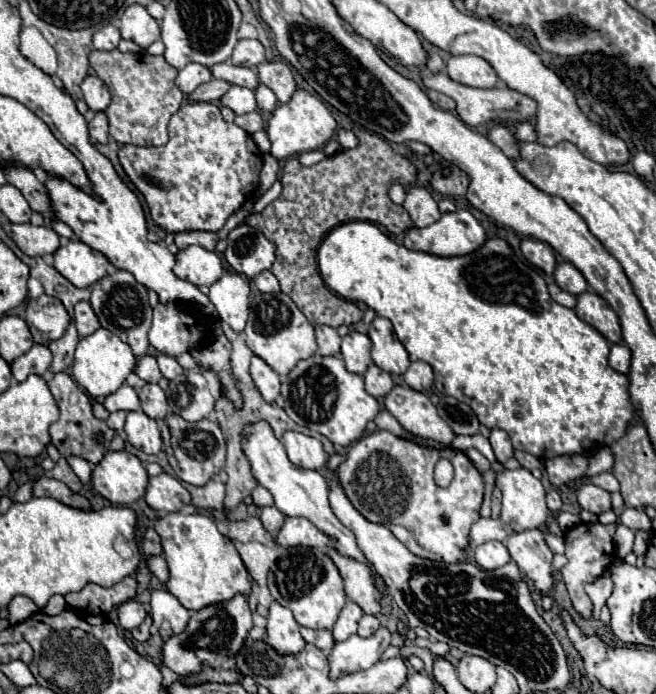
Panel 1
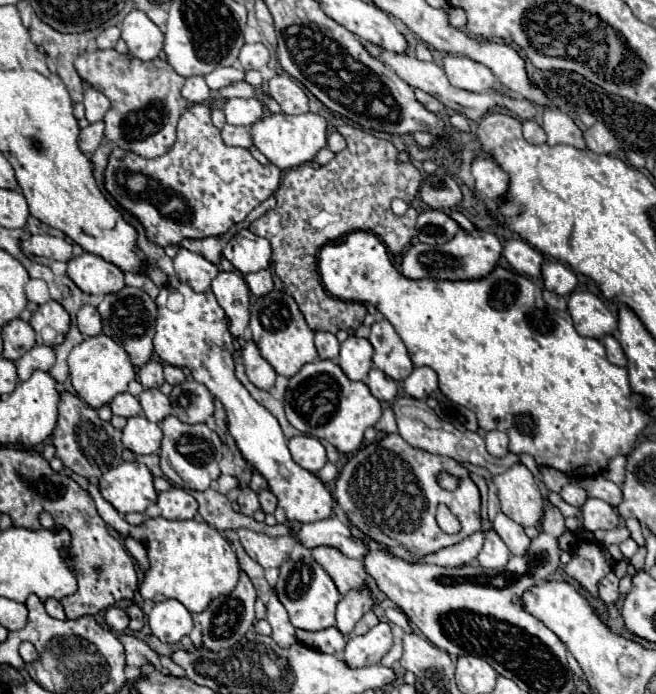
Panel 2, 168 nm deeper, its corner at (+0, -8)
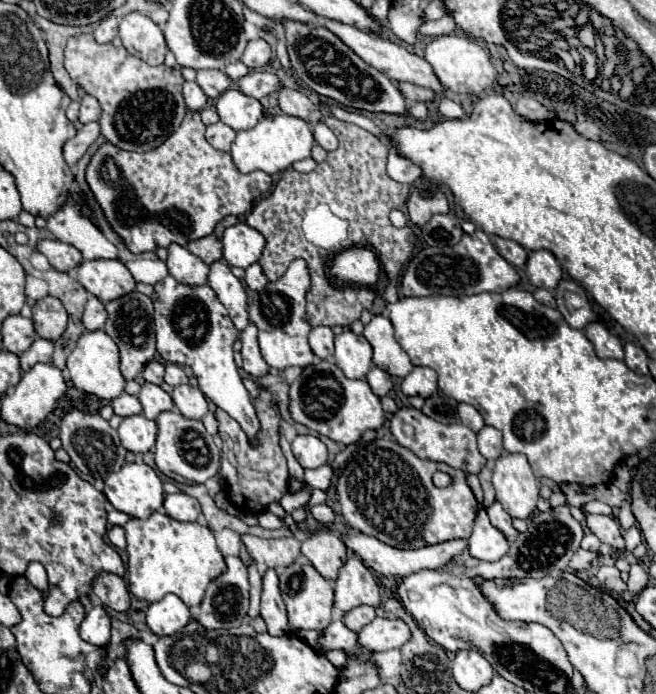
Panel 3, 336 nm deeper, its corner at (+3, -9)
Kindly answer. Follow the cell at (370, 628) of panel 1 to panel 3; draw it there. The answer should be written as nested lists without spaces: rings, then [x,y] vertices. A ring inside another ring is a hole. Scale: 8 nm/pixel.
[[[360,605],[352,611],[348,611],[344,615],[344,623],[346,627],[350,627],[354,633],[358,633],[364,625],[368,625],[372,619],[376,617],[376,609],[374,607],[368,607],[368,605]]]

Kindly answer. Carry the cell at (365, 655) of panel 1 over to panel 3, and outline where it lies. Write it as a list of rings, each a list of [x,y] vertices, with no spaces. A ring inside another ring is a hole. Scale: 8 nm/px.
[[[376,617],[358,633],[358,645],[370,653],[382,653],[404,645],[410,639],[410,631],[400,619]]]

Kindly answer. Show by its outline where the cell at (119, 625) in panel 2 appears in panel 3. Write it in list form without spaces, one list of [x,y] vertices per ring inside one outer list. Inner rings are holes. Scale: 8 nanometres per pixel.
[[[96,605],[80,625],[80,637],[92,645],[106,645],[110,641],[110,615],[104,607]]]

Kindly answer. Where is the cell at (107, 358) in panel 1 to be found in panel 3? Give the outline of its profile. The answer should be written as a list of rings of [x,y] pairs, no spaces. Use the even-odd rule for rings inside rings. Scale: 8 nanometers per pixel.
[[[86,331],[80,335],[74,351],[68,355],[66,367],[70,371],[70,379],[76,389],[96,395],[98,399],[112,401],[116,399],[126,385],[126,379],[120,373],[120,351],[118,345],[104,331]]]

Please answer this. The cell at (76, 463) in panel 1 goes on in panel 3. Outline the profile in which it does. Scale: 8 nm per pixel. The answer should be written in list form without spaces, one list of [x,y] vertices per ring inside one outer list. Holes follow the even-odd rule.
[[[156,511],[146,521],[130,519],[122,525],[122,529],[128,541],[128,585],[142,601],[154,603],[166,593],[174,593],[188,607],[196,607],[202,603],[210,581],[226,571],[224,557],[216,549],[214,533],[200,523],[180,523],[170,519],[166,513]]]

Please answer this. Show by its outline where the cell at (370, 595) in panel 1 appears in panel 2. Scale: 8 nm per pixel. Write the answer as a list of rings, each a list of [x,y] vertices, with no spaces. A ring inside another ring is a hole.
[[[317,546],[311,550],[313,558],[321,568],[333,578],[337,590],[345,594],[345,590],[351,590],[353,586],[361,586],[361,582],[367,582],[367,572],[359,560],[347,558],[333,546]]]

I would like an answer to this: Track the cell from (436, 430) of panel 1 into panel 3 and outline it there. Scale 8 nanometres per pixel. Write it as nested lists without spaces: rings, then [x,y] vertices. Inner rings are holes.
[[[400,407],[390,417],[390,431],[402,447],[414,451],[422,459],[442,461],[442,463],[448,463],[450,467],[456,467],[456,469],[462,469],[468,473],[478,473],[486,465],[486,459],[476,449],[476,433],[470,431],[462,423],[442,425],[442,423],[434,421],[432,417],[426,417],[422,411],[414,409],[414,407]]]

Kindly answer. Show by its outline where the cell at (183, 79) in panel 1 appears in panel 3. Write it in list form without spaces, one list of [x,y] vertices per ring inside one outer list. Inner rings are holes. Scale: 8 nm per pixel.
[[[196,81],[184,83],[184,99],[186,99],[188,109],[192,109],[192,111],[202,111],[206,107],[206,101],[208,101],[208,97],[204,95],[204,91],[198,87]]]

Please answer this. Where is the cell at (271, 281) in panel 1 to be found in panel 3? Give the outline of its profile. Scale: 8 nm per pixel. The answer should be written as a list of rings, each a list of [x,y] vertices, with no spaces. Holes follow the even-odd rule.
[[[254,263],[254,265],[250,265],[250,267],[246,269],[244,281],[246,281],[246,285],[248,285],[252,291],[260,291],[260,289],[268,283],[268,279],[266,279],[266,275],[262,273],[262,267],[260,267],[258,263]]]

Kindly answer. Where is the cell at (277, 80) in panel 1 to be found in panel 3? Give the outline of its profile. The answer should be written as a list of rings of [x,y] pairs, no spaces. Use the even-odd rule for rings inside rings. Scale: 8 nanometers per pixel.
[[[282,87],[278,91],[278,105],[280,109],[286,113],[286,115],[294,115],[294,117],[300,117],[308,123],[318,123],[322,113],[320,113],[320,107],[314,105],[308,95],[304,95],[302,91],[294,89],[294,87]]]

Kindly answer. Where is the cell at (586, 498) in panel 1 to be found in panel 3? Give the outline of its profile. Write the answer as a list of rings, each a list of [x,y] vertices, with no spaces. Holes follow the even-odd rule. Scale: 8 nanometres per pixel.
[[[586,515],[586,527],[604,543],[610,543],[618,549],[618,555],[624,553],[624,539],[620,533],[620,523],[608,515]]]

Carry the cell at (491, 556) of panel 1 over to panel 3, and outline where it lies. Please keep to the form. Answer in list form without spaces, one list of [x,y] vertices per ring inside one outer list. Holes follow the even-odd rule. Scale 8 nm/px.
[[[484,509],[478,511],[476,525],[468,543],[470,543],[468,547],[470,555],[480,561],[498,561],[502,555],[508,553],[508,545],[510,545],[506,537],[496,527],[492,527]]]

